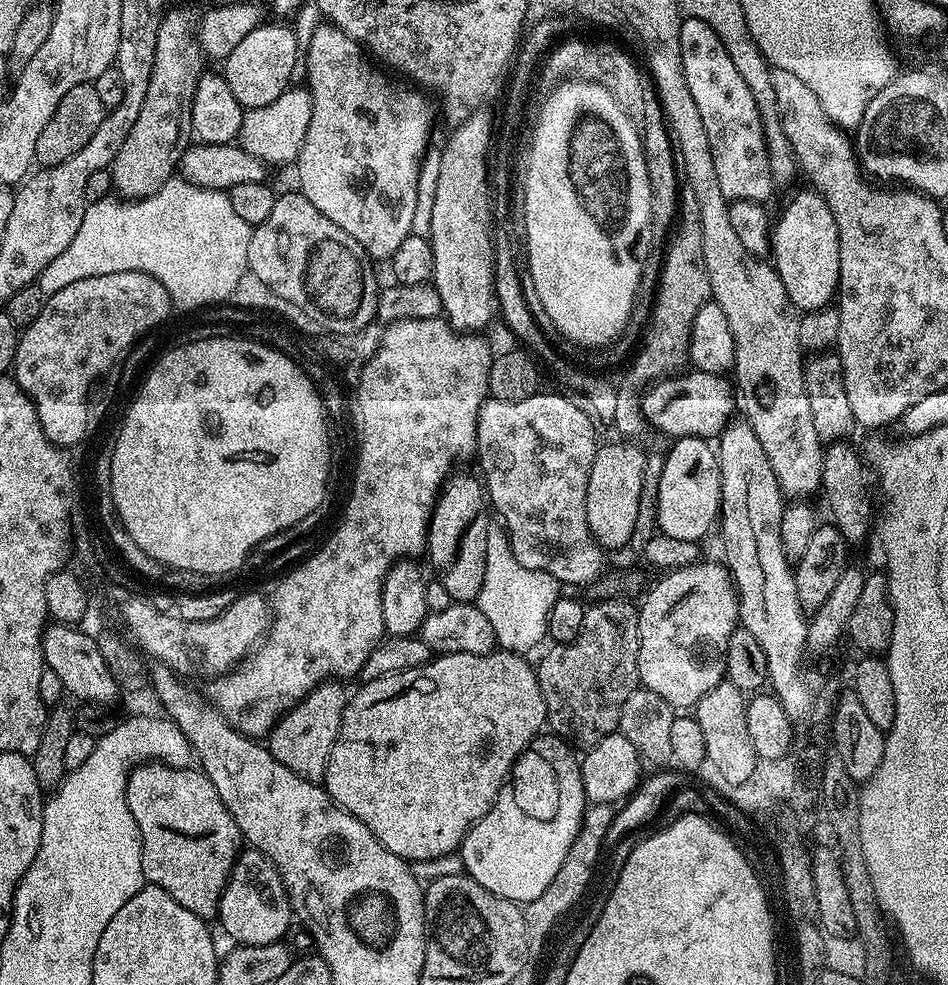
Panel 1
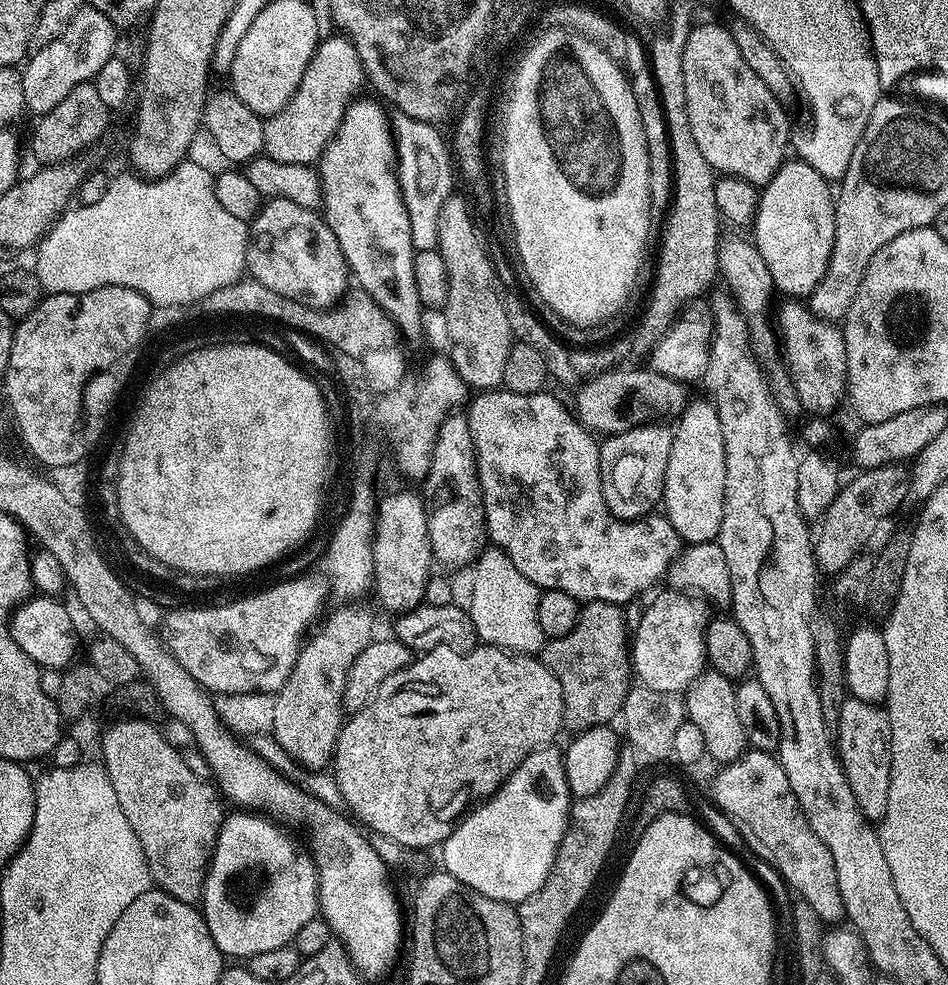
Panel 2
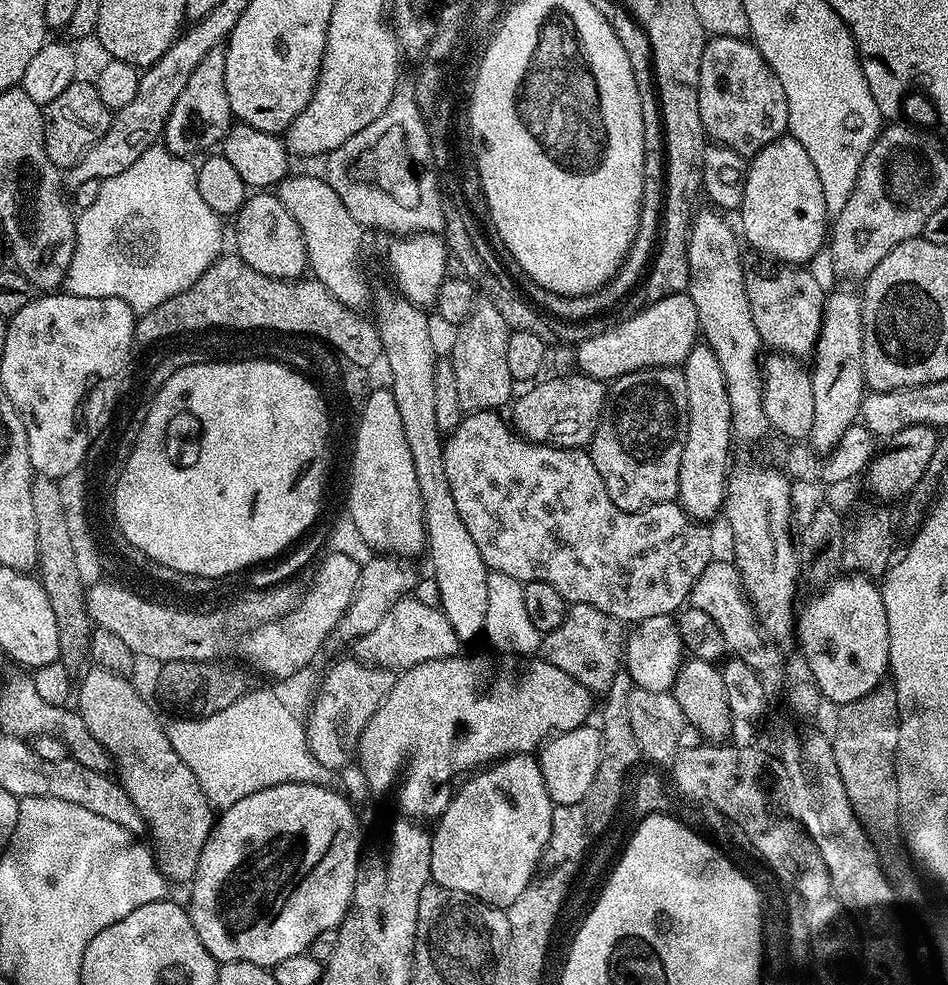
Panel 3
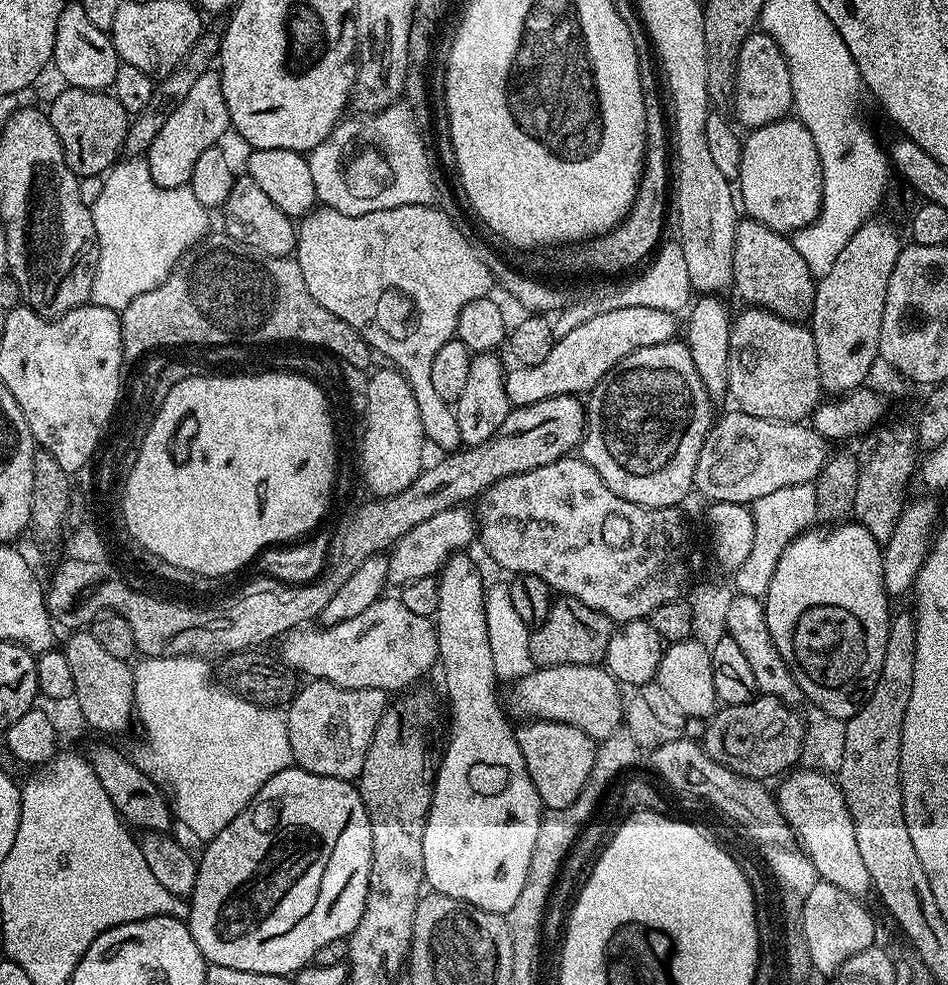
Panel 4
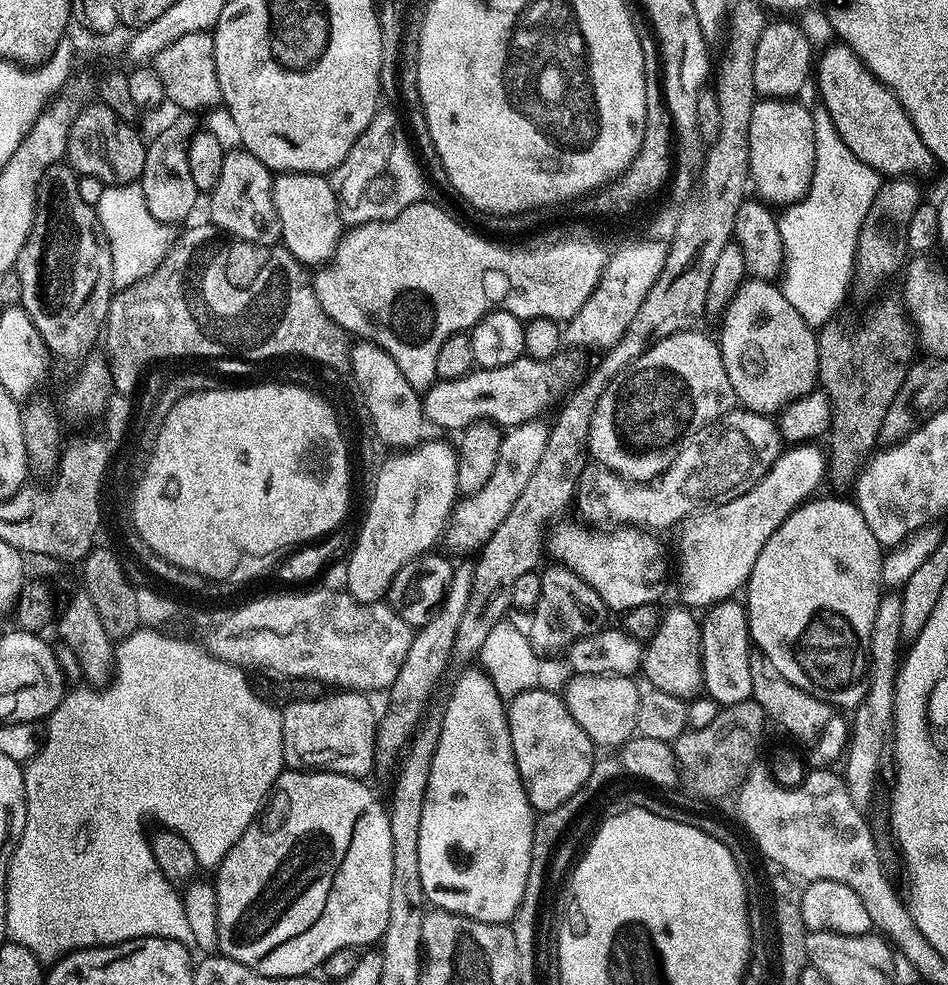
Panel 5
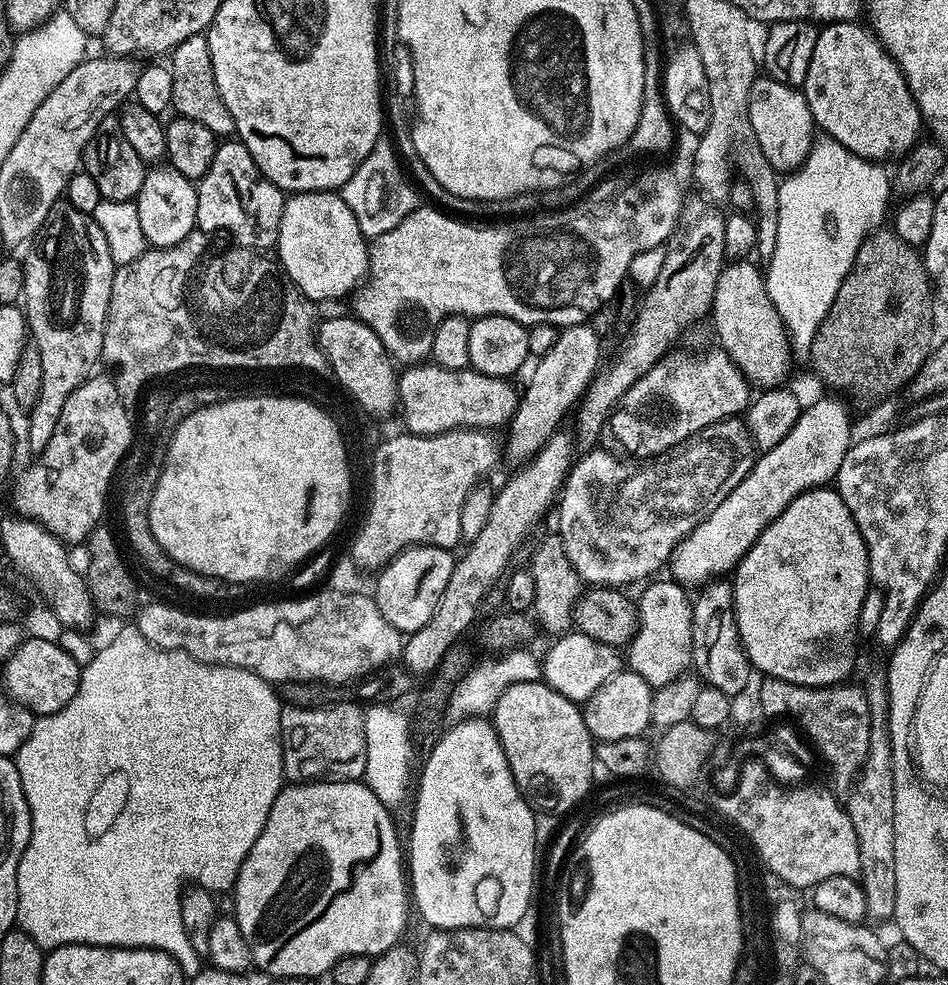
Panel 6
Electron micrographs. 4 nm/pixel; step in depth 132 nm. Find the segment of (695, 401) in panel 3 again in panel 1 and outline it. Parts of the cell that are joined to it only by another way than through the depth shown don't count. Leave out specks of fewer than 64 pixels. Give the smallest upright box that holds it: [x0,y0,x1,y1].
[656,436,720,542]

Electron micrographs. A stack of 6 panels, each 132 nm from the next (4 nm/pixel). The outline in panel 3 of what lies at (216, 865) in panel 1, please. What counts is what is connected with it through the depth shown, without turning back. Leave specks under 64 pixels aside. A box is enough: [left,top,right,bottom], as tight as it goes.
[78,667,214,882]

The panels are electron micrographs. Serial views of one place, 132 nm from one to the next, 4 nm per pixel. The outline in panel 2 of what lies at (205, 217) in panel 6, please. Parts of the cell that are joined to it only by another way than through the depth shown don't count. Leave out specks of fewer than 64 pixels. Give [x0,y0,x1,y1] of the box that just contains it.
[246,199,350,310]

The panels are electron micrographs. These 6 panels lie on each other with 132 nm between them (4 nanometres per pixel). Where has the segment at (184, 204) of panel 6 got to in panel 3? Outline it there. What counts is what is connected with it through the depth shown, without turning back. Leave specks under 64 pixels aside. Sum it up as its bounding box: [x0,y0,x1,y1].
[162,47,233,158]

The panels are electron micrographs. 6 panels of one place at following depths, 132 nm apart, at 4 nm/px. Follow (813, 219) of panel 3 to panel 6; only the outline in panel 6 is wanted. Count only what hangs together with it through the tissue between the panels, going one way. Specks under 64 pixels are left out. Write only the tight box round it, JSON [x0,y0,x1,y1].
[748,74,814,174]

